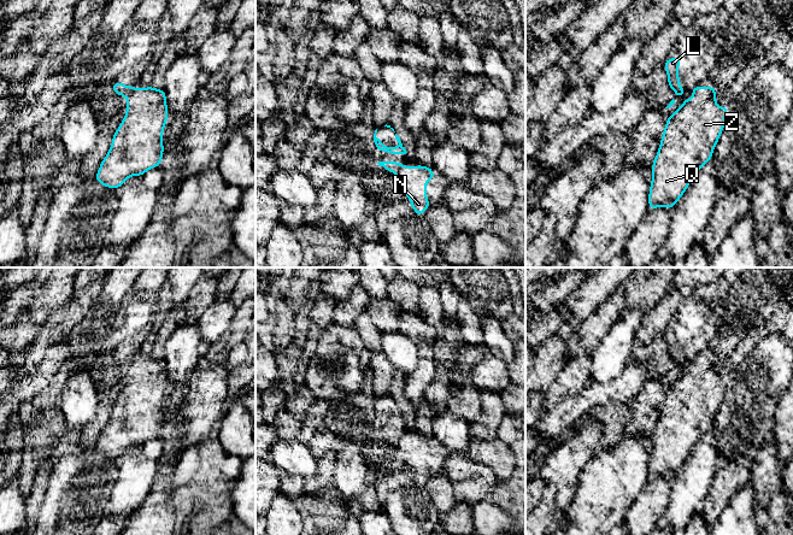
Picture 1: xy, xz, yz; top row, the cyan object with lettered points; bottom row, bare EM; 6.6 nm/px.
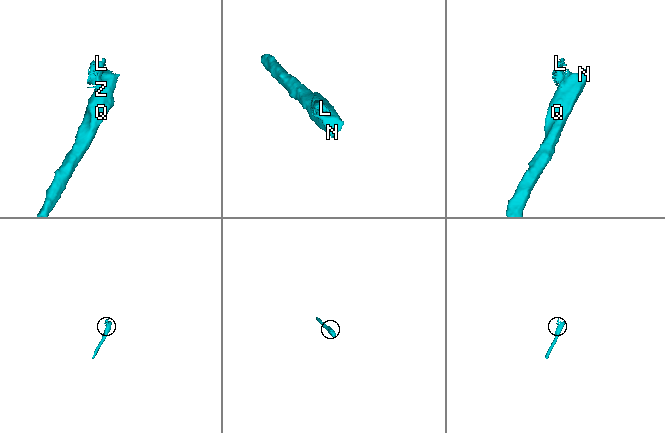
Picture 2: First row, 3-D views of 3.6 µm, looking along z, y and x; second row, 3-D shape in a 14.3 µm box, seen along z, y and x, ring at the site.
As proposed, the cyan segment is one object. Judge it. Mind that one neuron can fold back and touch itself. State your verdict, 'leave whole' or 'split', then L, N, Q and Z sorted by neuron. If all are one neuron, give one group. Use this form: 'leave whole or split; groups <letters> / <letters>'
split; groups L / N Q Z

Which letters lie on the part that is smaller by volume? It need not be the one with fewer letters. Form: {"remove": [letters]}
{"remove": ["L"]}

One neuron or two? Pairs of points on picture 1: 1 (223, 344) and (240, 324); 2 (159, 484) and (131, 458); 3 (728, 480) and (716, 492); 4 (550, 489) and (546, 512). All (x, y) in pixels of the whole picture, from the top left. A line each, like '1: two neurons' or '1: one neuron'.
1: one neuron
2: two neurons
3: one neuron
4: one neuron

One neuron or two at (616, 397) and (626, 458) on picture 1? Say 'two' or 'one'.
two

